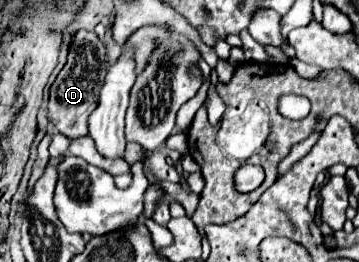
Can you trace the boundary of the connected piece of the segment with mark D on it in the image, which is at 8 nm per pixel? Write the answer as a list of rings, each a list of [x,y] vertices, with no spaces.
[[[77,30],[69,46],[67,64],[55,78],[51,86],[51,98],[49,98],[49,120],[67,138],[79,138],[87,134],[87,118],[93,112],[93,108],[97,108],[97,96],[101,88],[97,84],[103,84],[107,70],[109,64],[107,64],[103,40],[95,32]]]

